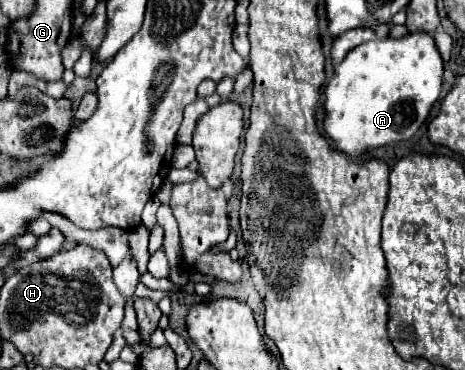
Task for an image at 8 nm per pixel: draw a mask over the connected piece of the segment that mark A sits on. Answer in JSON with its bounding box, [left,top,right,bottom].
[325,32,445,156]

